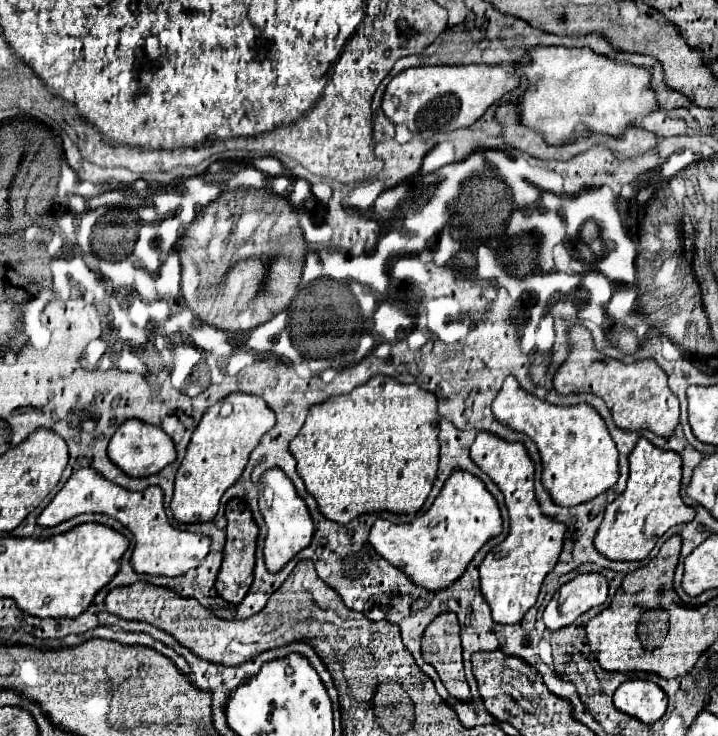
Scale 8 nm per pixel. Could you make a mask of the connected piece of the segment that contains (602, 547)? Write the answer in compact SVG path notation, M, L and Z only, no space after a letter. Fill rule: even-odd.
M639 438L629 458L629 480L625 492L615 498L599 526L595 548L611 560L643 560L655 548L657 538L671 526L691 522L695 510L681 500L681 458L675 452L659 450L647 438Z

